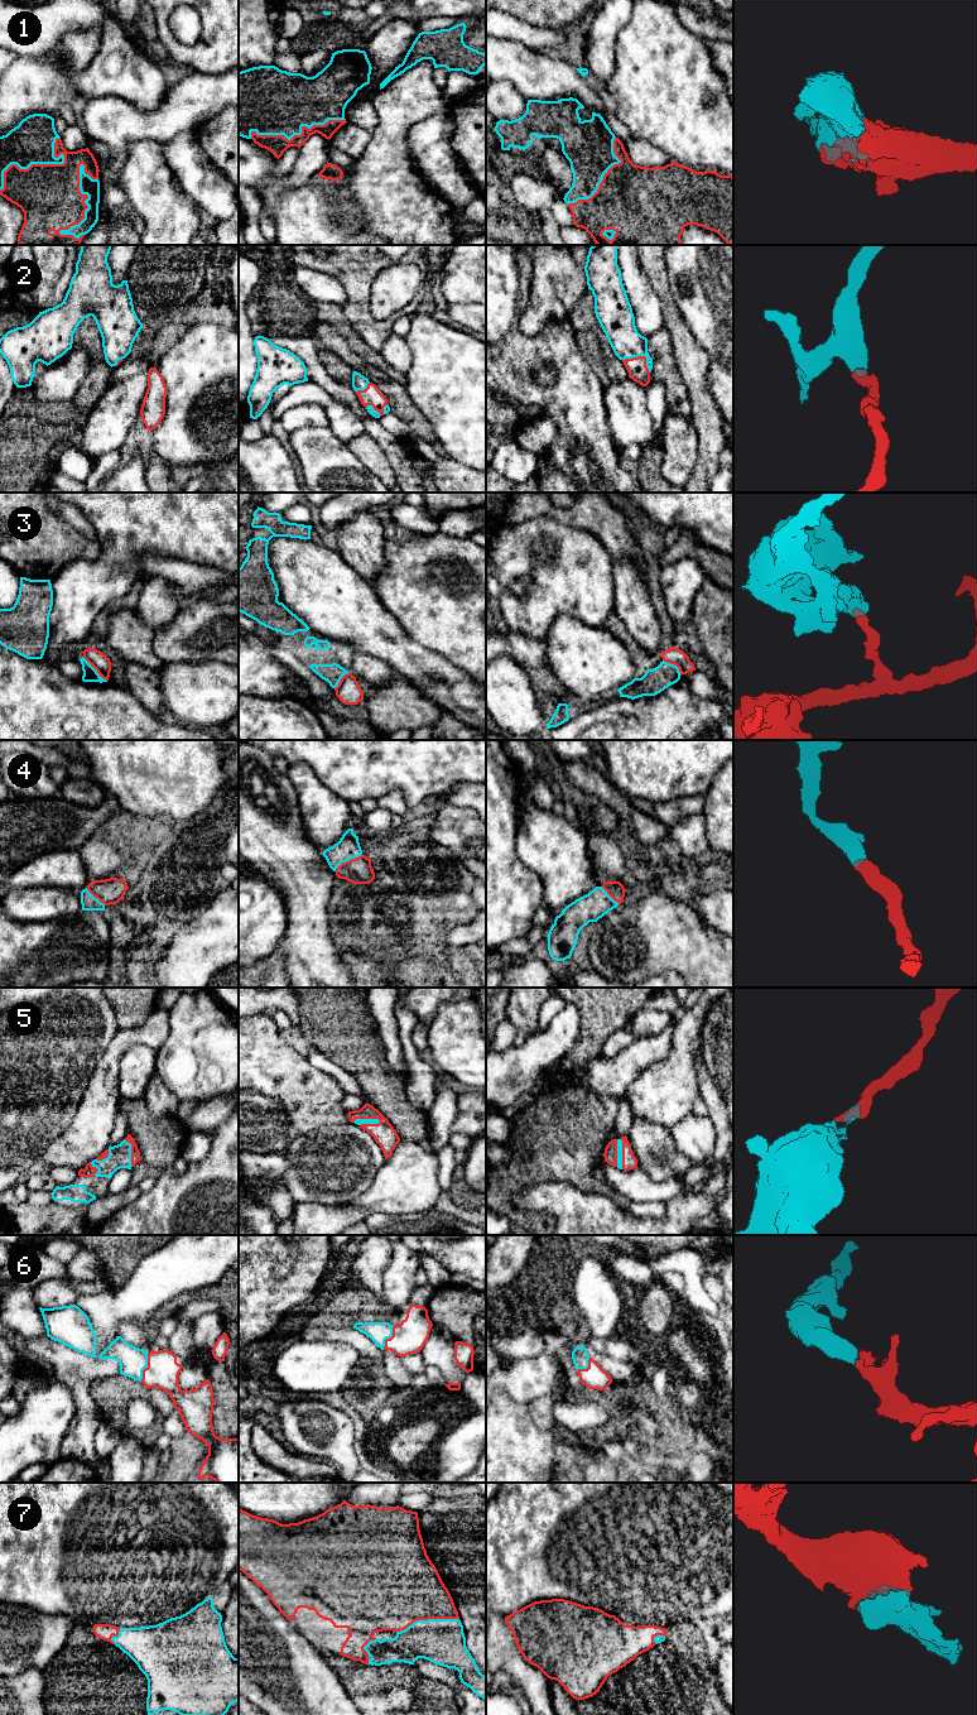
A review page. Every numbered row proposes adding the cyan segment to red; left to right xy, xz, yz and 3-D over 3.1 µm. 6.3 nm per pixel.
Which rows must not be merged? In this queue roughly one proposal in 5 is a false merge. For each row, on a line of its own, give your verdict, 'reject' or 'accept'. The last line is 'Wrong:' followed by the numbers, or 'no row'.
1: accept
2: accept
3: reject
4: accept
5: accept
6: accept
7: accept
Wrong: 3

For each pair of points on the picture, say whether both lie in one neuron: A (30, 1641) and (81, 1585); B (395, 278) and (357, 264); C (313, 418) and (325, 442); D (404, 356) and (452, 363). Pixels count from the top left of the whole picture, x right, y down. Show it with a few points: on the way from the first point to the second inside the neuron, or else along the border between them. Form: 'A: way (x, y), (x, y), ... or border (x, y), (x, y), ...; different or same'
A: border (25, 1607), (43, 1613), (62, 1613), (73, 1620); different
B: border (394, 262), (376, 275), (369, 299); different
C: border (327, 426), (303, 426), (289, 433); different
D: border (403, 337), (412, 352), (412, 366), (405, 374); different

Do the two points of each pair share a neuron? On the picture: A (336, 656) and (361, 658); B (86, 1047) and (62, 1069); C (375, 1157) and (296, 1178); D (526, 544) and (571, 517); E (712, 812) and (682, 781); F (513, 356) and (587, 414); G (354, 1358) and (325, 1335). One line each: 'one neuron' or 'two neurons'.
A: two neurons
B: one neuron
C: one neuron
D: two neurons
E: two neurons
F: one neuron
G: two neurons

